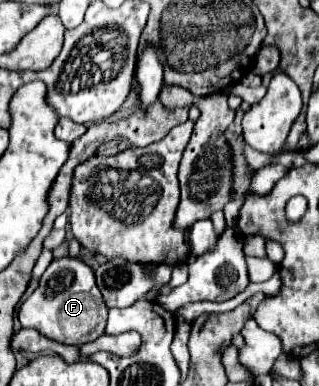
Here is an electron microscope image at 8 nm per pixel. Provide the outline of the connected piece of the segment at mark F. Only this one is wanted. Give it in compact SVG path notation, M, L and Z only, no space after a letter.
M75 257L53 259L43 273L37 289L21 303L17 313L21 327L37 329L43 337L63 345L85 345L105 333L107 307L101 291L95 285L95 275L89 265Z

